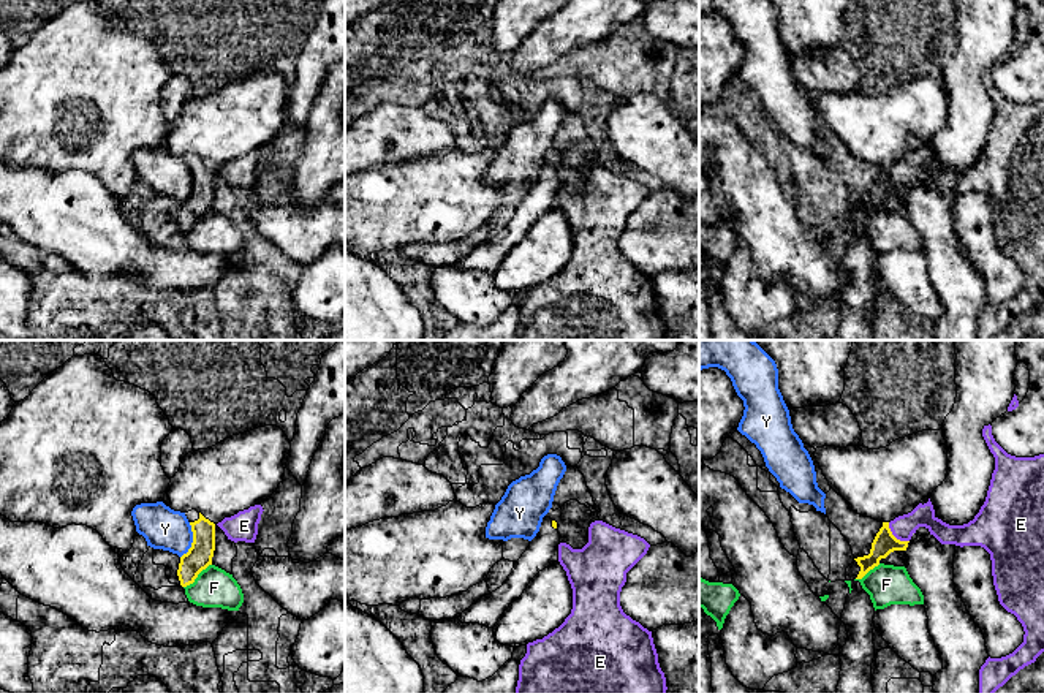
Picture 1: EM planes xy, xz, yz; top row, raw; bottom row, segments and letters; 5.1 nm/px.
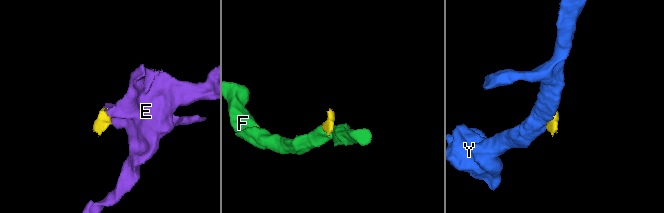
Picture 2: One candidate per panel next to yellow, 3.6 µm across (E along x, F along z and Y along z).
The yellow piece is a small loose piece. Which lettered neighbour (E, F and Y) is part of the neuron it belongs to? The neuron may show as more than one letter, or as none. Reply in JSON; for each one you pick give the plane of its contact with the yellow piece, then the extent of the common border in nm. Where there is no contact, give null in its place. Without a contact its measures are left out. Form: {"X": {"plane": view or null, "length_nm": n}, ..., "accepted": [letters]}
{"accepted": []}

